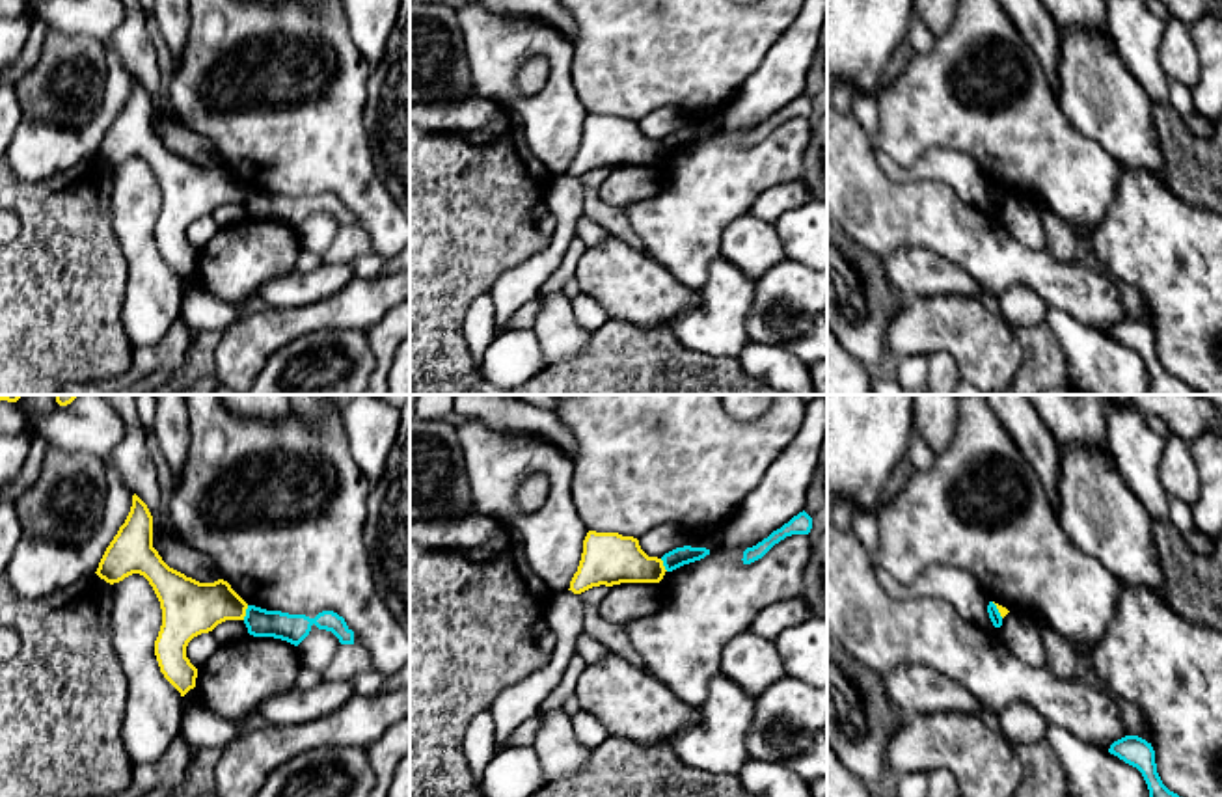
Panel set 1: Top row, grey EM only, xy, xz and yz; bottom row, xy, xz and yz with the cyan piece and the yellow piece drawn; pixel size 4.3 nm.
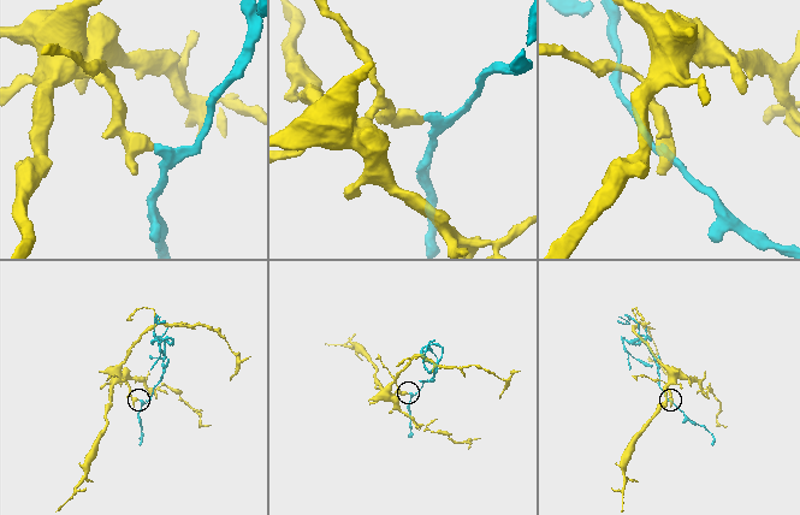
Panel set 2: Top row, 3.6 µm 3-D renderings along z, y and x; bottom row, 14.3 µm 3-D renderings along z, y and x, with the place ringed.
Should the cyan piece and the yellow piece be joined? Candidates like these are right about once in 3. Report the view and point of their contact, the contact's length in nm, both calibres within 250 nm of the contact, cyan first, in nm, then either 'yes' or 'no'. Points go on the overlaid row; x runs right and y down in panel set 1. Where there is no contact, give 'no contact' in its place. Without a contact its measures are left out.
meets cyan in xy at (246, 613); contact 70 nm long; 130 nm thick on the cyan side, 240 nm on the other; no

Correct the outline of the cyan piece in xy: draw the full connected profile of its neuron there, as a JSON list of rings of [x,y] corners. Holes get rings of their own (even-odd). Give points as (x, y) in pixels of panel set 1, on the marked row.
[[[248,605],[244,624],[253,637],[274,637],[298,646],[315,624],[319,629],[332,631],[341,644],[354,644],[354,631],[345,618],[333,611],[322,611],[315,618],[306,615],[289,615]]]

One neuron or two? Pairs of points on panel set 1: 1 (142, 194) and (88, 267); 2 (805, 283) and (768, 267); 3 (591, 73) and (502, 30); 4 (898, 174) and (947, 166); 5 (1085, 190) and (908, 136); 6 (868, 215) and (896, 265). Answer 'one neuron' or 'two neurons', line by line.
1: two neurons
2: one neuron
3: two neurons
4: one neuron
5: one neuron
6: two neurons

